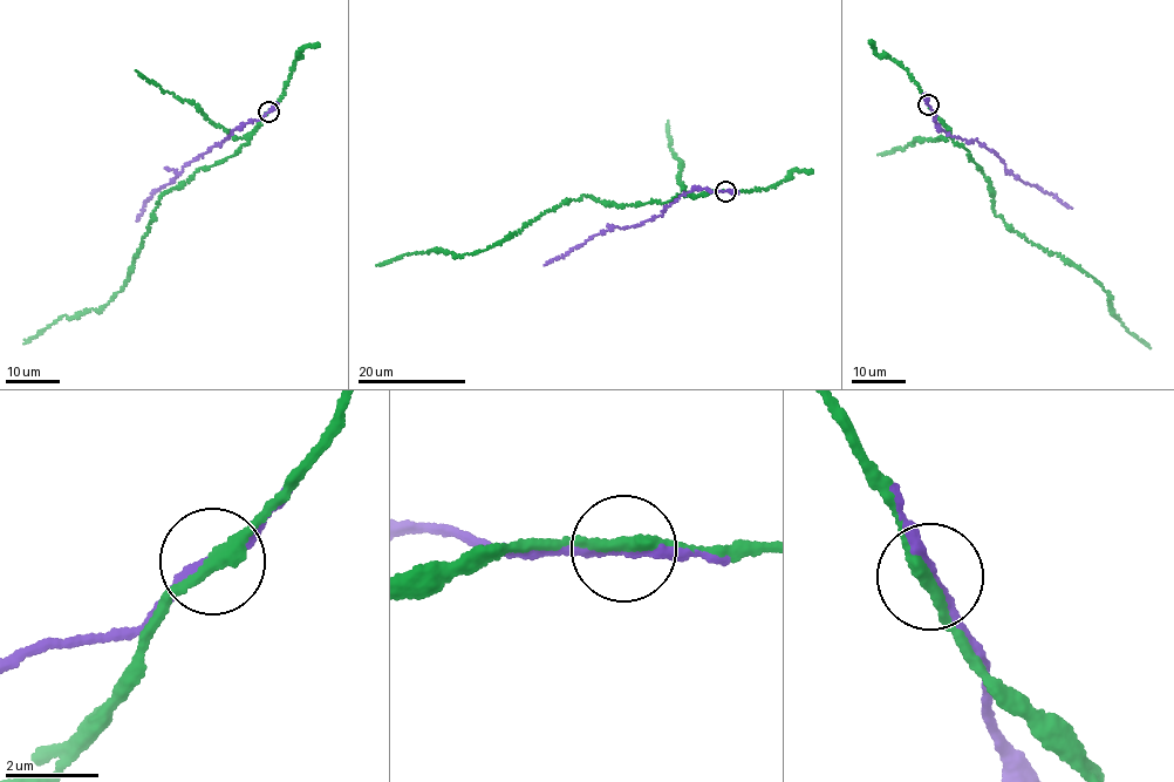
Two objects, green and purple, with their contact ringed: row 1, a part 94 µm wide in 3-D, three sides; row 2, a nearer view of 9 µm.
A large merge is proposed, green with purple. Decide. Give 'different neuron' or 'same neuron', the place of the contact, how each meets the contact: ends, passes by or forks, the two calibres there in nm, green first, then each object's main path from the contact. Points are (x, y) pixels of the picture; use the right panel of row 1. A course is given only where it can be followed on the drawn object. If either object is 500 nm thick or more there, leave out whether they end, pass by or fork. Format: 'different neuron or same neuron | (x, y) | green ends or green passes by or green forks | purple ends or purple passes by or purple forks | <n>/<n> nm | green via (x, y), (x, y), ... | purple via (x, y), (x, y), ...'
different neuron | (928, 104) | green passes by | purple passes by | 280/190 nm | green via (929, 104), (994, 188), (994, 212), (1031, 243), (1094, 278), (1110, 296), (1113, 314), (1149, 347) | purple via (929, 104), (944, 131), (969, 142), (975, 140), (995, 151), (1026, 184), (1071, 209)

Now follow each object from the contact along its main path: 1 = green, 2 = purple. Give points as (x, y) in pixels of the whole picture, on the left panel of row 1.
1: (268, 111), (237, 154), (197, 170), (159, 197), (128, 279), (108, 304), (65, 317), (24, 342)
2: (268, 111), (232, 129), (218, 144), (185, 163), (169, 184), (151, 192), (136, 220)

